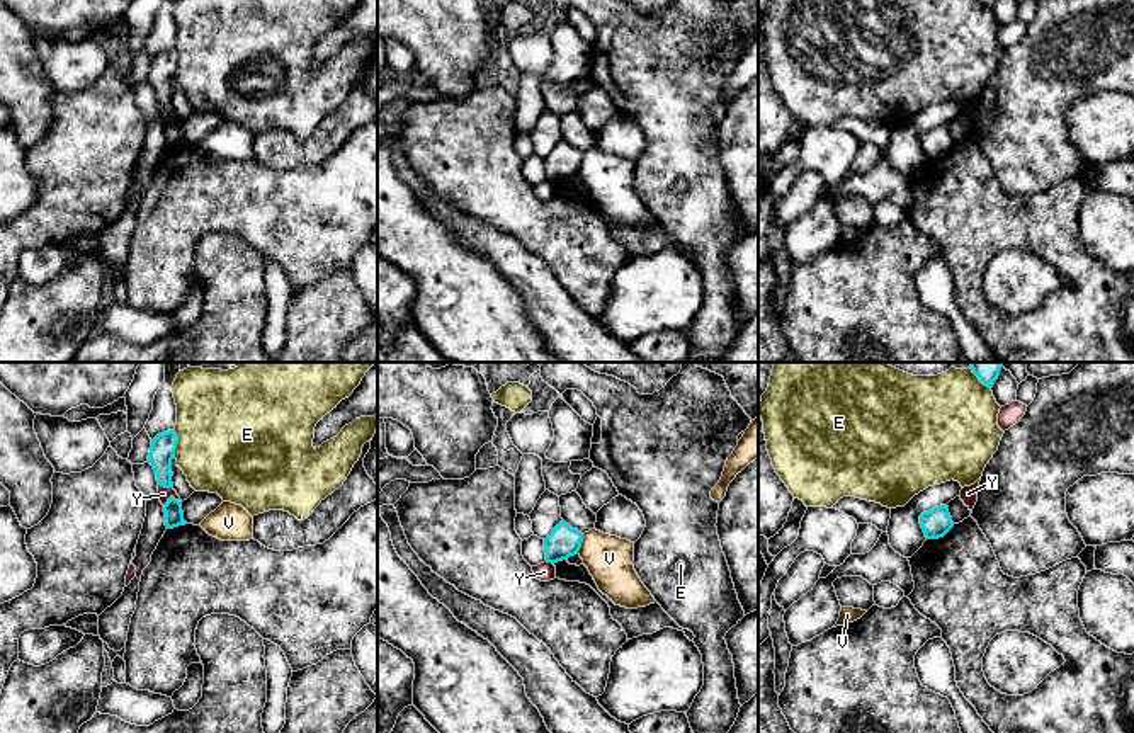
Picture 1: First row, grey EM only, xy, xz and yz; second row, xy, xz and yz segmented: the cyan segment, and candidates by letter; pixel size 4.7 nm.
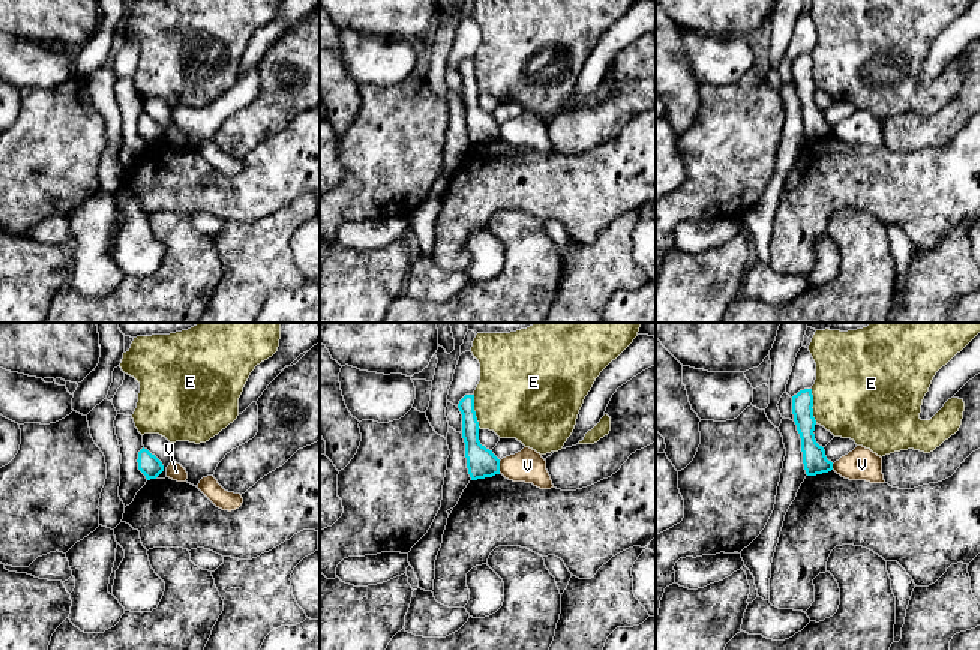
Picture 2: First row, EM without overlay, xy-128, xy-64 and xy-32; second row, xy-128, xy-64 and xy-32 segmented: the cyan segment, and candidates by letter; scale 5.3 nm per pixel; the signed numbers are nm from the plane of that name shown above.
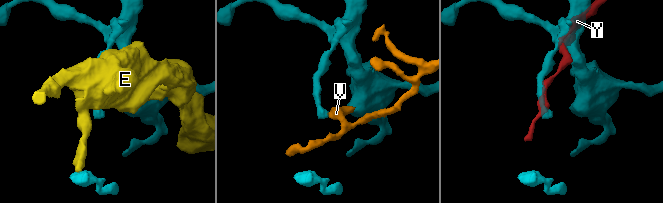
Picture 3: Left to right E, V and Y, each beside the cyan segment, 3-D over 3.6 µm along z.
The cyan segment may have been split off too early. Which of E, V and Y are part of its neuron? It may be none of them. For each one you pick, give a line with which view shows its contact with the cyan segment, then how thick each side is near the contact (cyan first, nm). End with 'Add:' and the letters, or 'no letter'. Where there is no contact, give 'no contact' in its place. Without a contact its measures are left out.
Add: no letter

